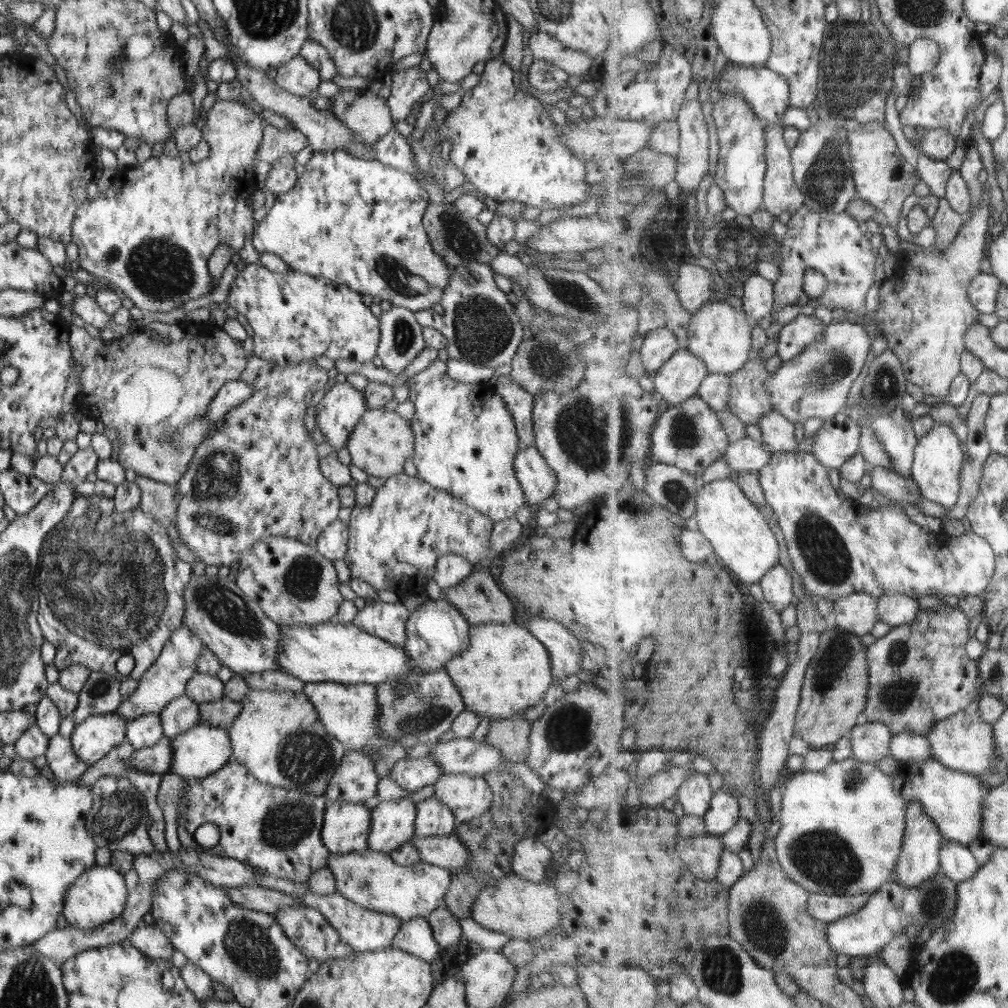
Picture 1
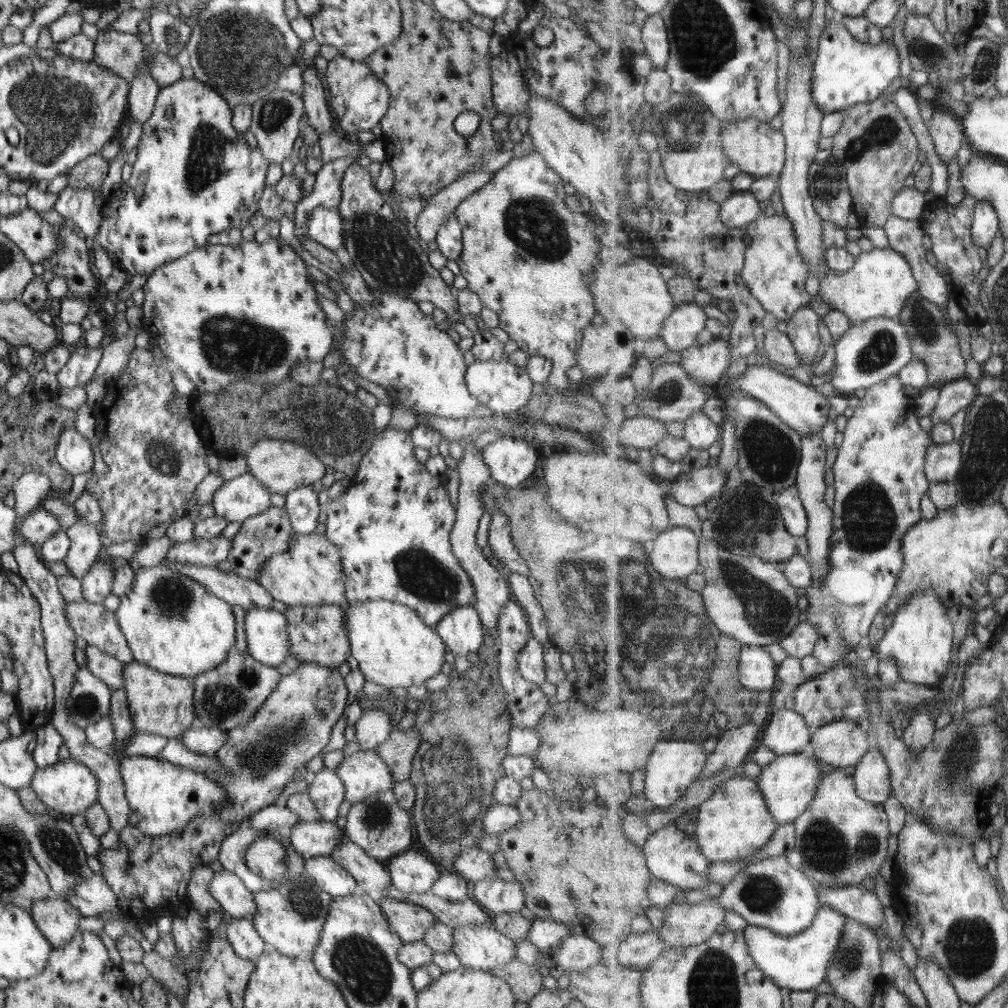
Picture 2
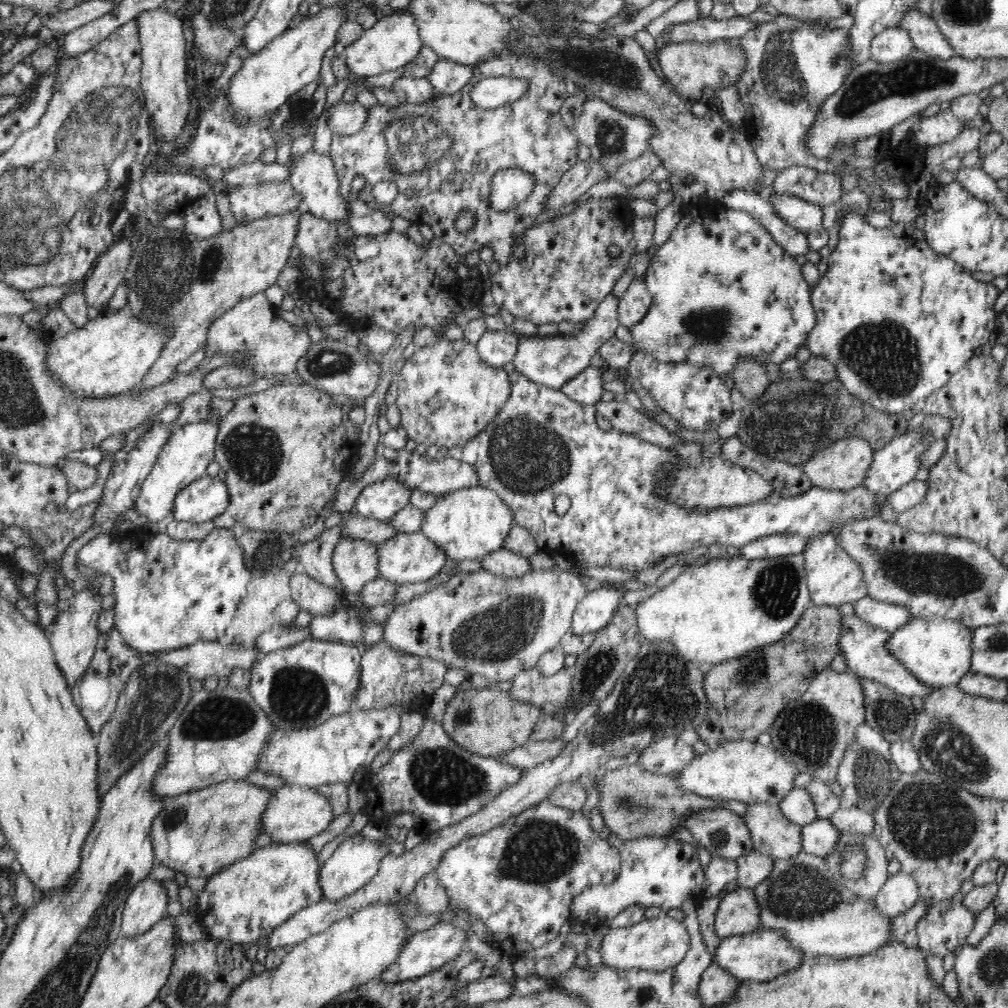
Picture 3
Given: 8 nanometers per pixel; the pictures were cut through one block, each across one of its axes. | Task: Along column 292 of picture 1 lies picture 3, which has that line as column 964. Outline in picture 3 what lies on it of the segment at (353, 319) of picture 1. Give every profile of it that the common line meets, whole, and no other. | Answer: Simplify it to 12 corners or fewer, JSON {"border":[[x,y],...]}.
{"border":[[843,216],[804,346],[900,414],[998,331],[1000,290]]}

